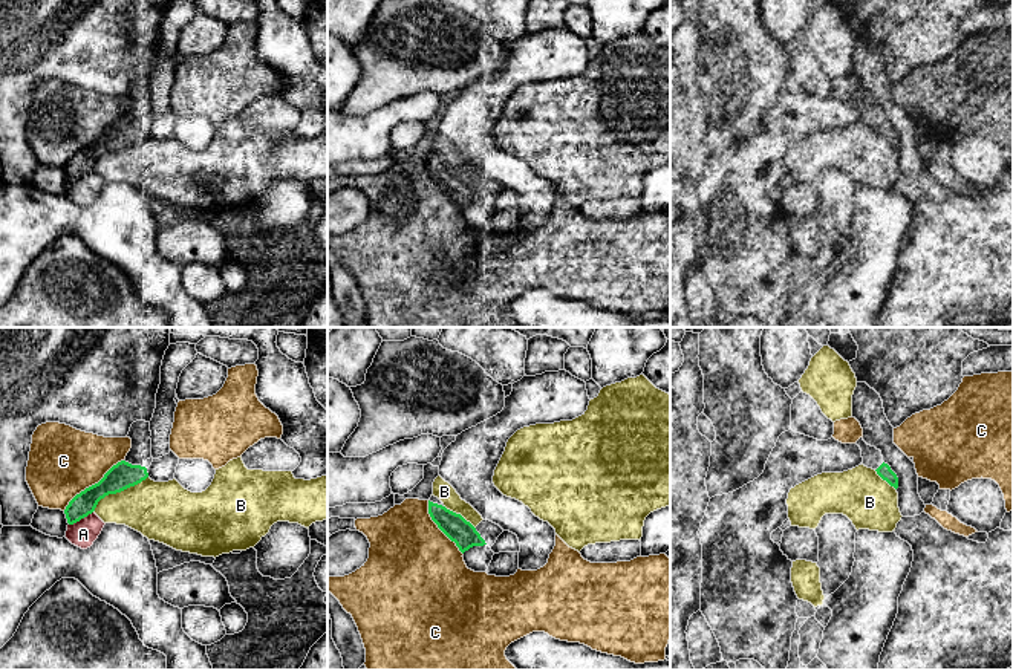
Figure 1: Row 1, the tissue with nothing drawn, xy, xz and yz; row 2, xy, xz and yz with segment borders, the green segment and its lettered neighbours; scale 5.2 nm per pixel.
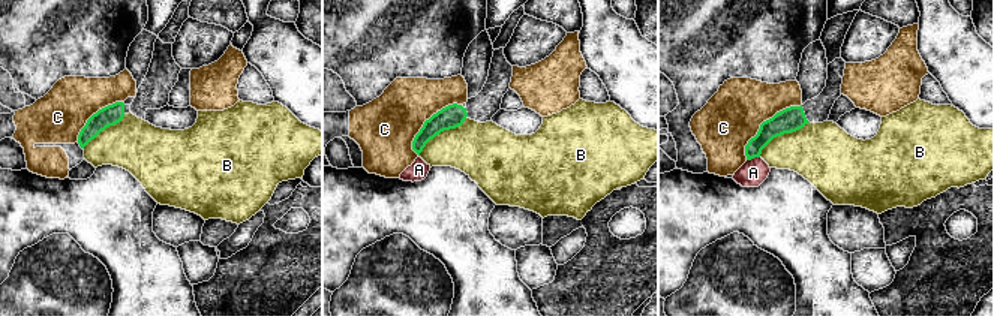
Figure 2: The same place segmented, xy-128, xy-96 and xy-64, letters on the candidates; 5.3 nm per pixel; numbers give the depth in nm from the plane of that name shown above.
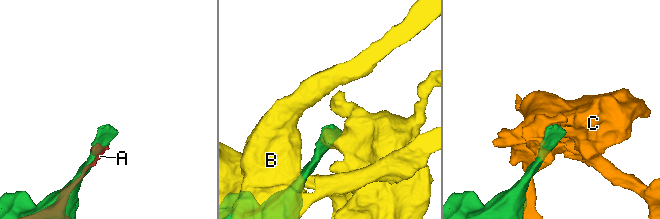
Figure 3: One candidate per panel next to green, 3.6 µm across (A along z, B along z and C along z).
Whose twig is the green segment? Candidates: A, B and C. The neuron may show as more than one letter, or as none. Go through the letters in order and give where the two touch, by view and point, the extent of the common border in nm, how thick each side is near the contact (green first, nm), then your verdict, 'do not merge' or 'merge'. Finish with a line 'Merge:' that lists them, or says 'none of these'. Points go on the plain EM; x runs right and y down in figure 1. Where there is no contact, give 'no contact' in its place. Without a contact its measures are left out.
A: meets green in xy at (80, 176); contact 150 nm long; 120 nm thick on the green side, 140 nm on the other; do not merge
B: meets green in xy at (118, 149); contact 340 nm long; 140 nm thick on the green side, 320 nm on the other; do not merge
C: meets green in xy at (92, 143); contact 420 nm long; 140 nm thick on the green side, 360 nm on the other; do not merge
Merge: none of these

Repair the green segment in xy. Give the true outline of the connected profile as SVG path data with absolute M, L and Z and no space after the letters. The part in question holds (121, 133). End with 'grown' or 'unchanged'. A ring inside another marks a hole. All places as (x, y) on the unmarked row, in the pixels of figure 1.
M125 118L113 122L104 135L77 151L64 167L69 182L80 179L92 171L101 156L109 151L121 150L130 144L135 144L148 135L147 125L141 122L132 122Z; unchanged

